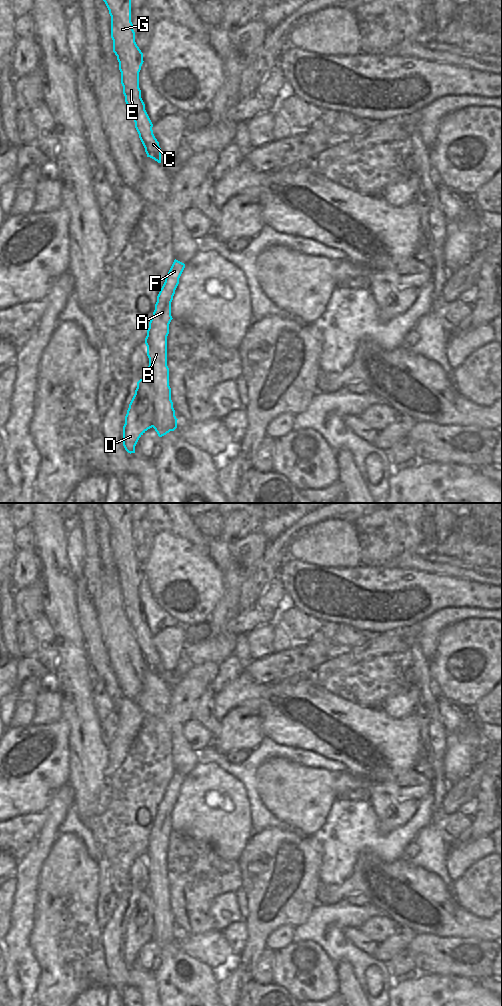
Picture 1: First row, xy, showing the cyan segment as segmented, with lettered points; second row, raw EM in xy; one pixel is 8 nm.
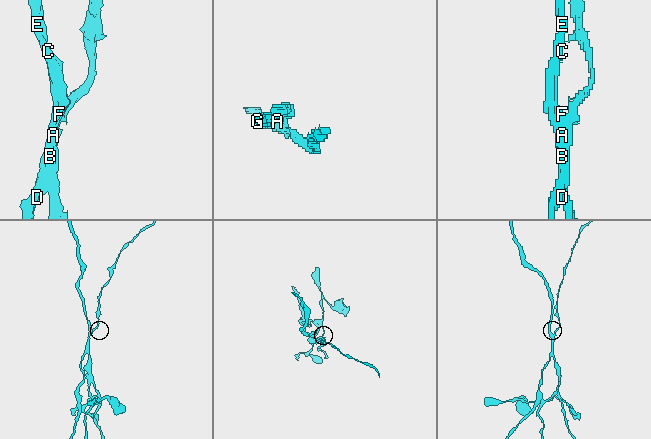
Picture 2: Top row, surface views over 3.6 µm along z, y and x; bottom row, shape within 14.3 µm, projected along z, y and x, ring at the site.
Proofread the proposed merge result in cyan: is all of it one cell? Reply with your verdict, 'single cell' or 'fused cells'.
fused cells

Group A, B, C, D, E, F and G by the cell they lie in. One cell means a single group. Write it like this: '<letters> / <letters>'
A B C E F G / D

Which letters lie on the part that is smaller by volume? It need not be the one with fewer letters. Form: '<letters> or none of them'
D

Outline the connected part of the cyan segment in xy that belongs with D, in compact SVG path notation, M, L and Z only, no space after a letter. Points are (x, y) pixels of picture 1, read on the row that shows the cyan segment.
M148 377L137 382L135 394L129 404L123 426L123 446L128 453L135 453L139 438L153 427L155 392Z

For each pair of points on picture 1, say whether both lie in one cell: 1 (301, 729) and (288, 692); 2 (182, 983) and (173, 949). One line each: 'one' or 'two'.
1: one
2: one

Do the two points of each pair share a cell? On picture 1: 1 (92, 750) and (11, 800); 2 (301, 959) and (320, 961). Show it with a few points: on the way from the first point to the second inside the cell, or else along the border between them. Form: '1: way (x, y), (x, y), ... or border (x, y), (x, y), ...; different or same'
1: border (68, 741), (67, 782); different
2: way (306, 964), (309, 967), (316, 966); same

